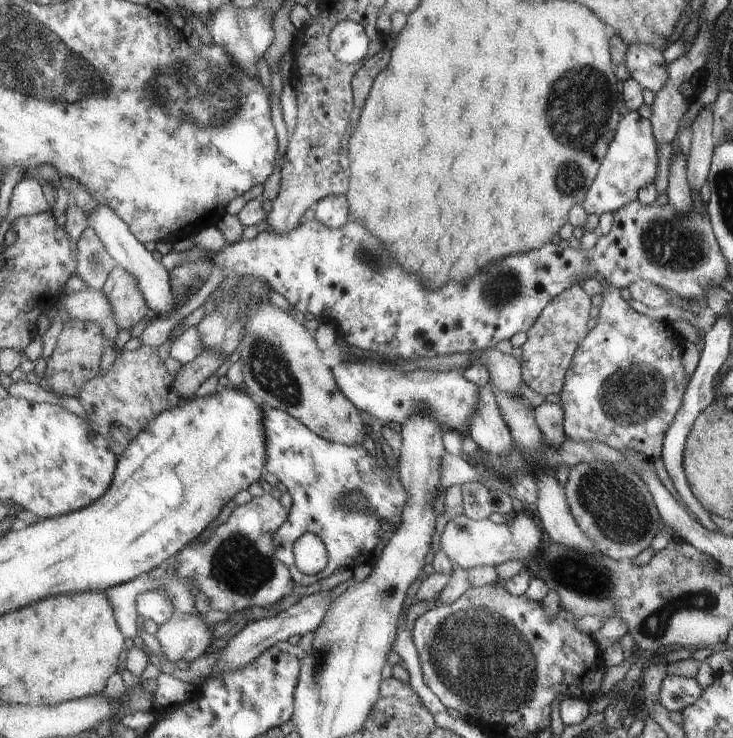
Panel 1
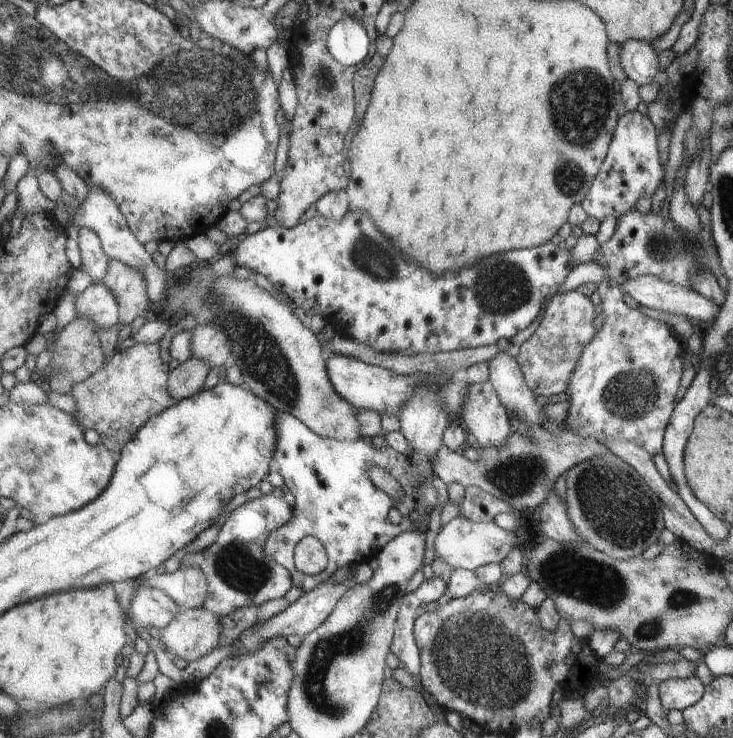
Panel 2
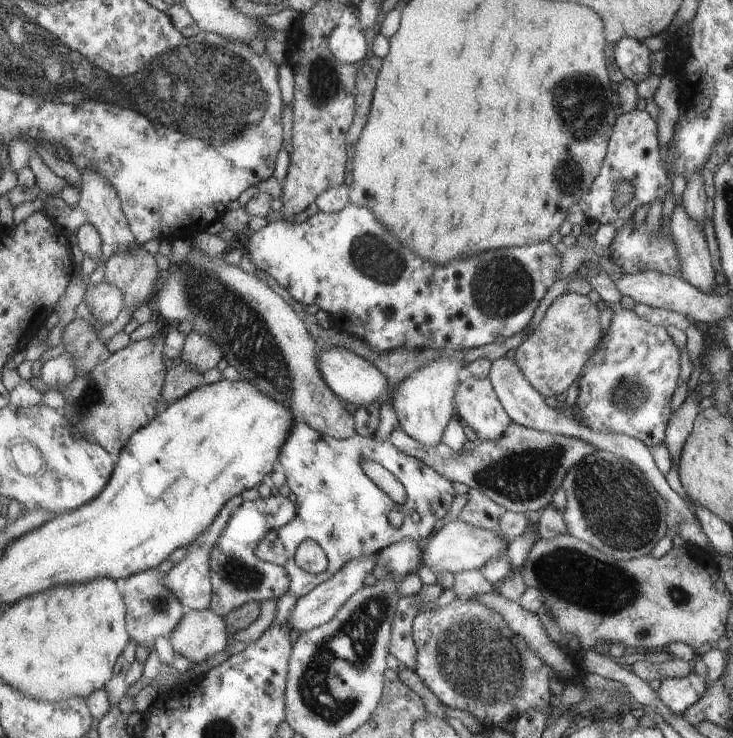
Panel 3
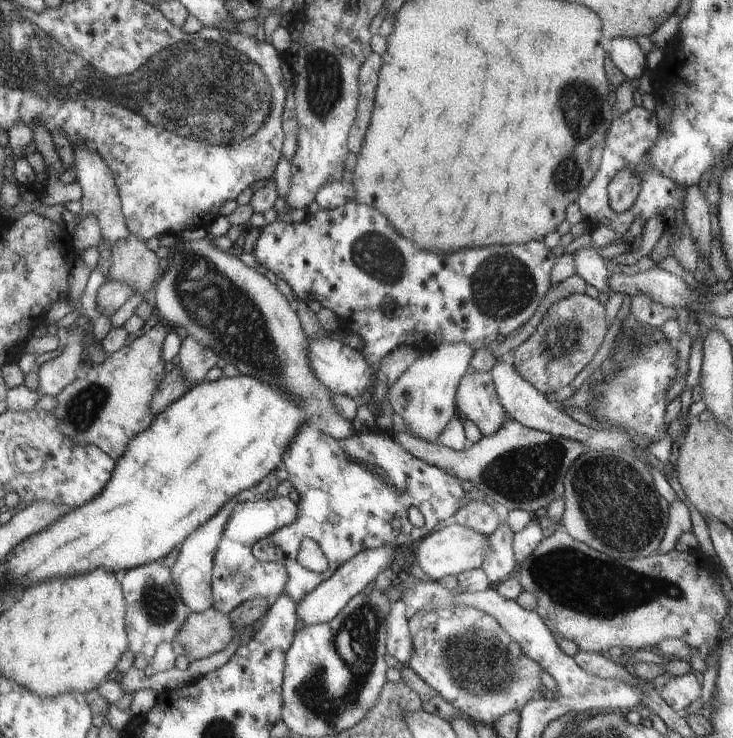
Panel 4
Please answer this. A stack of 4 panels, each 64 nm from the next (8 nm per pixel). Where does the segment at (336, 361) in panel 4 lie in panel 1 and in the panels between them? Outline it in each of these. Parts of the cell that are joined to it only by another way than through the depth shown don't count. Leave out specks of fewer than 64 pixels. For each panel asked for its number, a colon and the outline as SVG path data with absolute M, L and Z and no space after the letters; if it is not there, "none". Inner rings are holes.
1: M341 358L341 362L333 366L333 374L341 386L341 392L349 396L359 410L369 412L381 422L391 420L391 422L403 424L411 412L431 412L431 414L437 414L437 418L441 420L441 426L445 426L447 430L457 430L467 434L469 416L473 416L477 398L479 398L479 388L469 380L465 380L465 376L461 376L459 370L451 370L445 374L417 370L417 372L405 374L405 372L393 370L387 364Z
2: M331 354L325 360L325 368L329 370L329 380L333 382L333 388L337 390L337 394L341 394L341 398L345 398L357 410L375 410L377 414L401 412L401 404L405 404L405 400L409 400L409 392L413 392L413 382L421 378L421 374L395 376L389 370L371 366L369 362L361 362L355 356L343 354Z
3: M339 346L319 348L317 350L317 368L321 370L321 376L325 378L325 384L333 390L333 394L357 404L357 408L371 404L375 400L379 404L385 400L387 382L385 382L385 376L381 374L381 370L377 370L377 366L373 366L365 358L353 354L353 350L349 350L349 348L339 348Z

